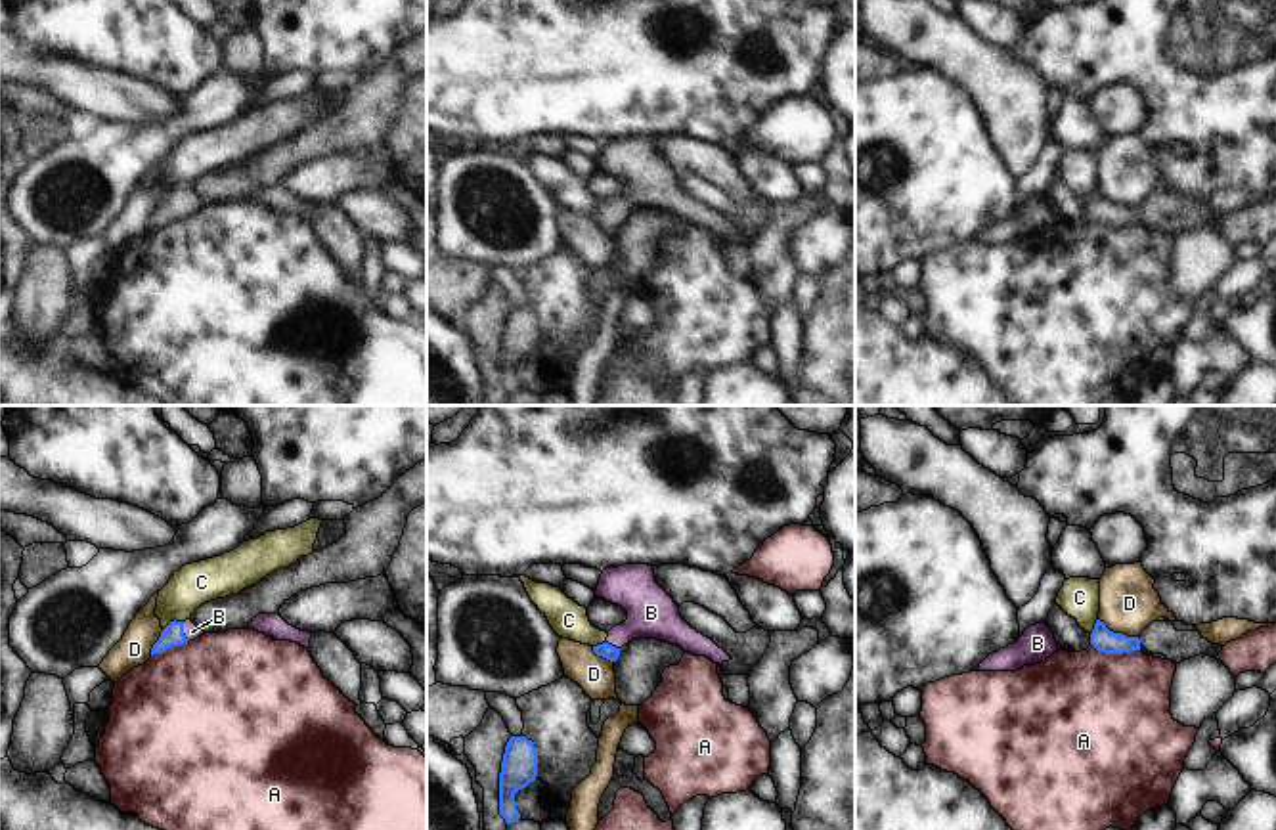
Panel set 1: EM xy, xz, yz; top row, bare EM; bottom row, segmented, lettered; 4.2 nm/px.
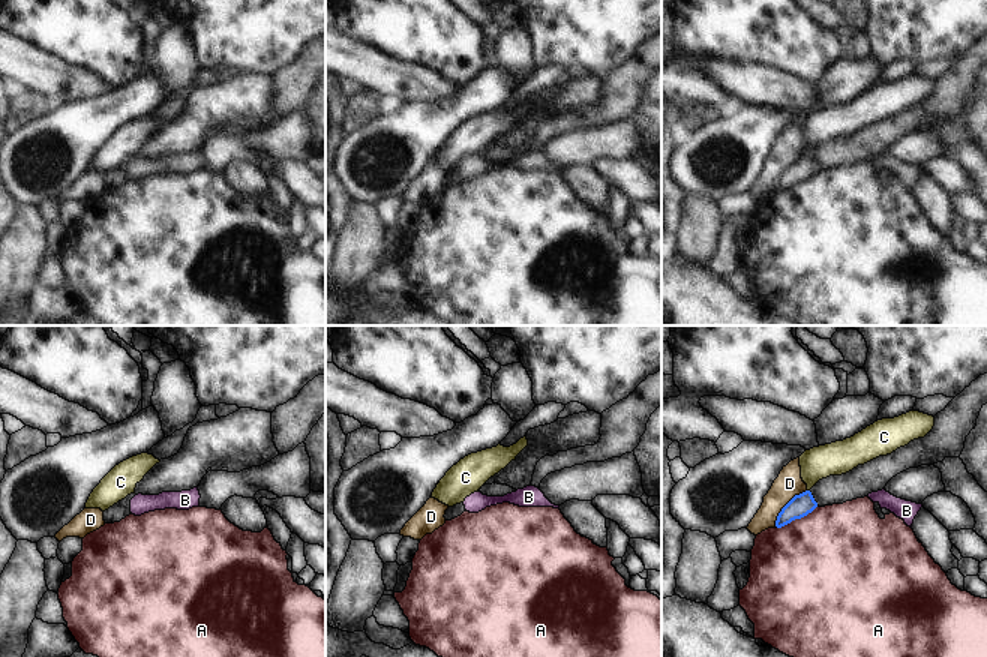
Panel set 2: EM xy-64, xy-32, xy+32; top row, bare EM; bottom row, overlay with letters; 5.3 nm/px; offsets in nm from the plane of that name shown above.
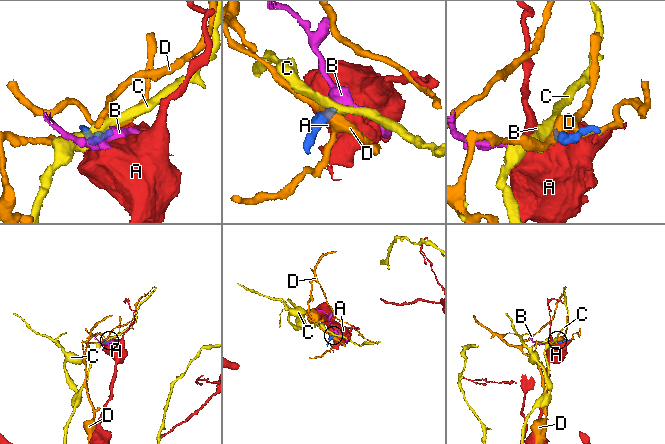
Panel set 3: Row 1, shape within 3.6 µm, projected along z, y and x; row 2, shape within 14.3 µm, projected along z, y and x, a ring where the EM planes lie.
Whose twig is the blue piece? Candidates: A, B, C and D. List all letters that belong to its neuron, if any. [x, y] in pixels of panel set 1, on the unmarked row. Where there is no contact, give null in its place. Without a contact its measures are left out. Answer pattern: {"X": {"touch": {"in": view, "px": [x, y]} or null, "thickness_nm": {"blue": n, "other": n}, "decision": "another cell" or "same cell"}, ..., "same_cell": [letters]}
{"A": {"touch": {"in": "yz", "px": [1116, 224]}, "thickness_nm": {"blue": 100, "other": 500}, "decision": "another cell"}, "B": {"touch": {"in": "xy", "px": [182, 203]}, "thickness_nm": {"blue": 90, "other": 70}, "decision": "same cell"}, "C": {"touch": {"in": "xy", "px": [175, 192]}, "thickness_nm": {"blue": 90, "other": 180}, "decision": "another cell"}, "D": {"touch": {"in": "yz", "px": [1118, 205]}, "thickness_nm": {"blue": 100, "other": 240}, "decision": "another cell"}, "same_cell": ["B"]}

